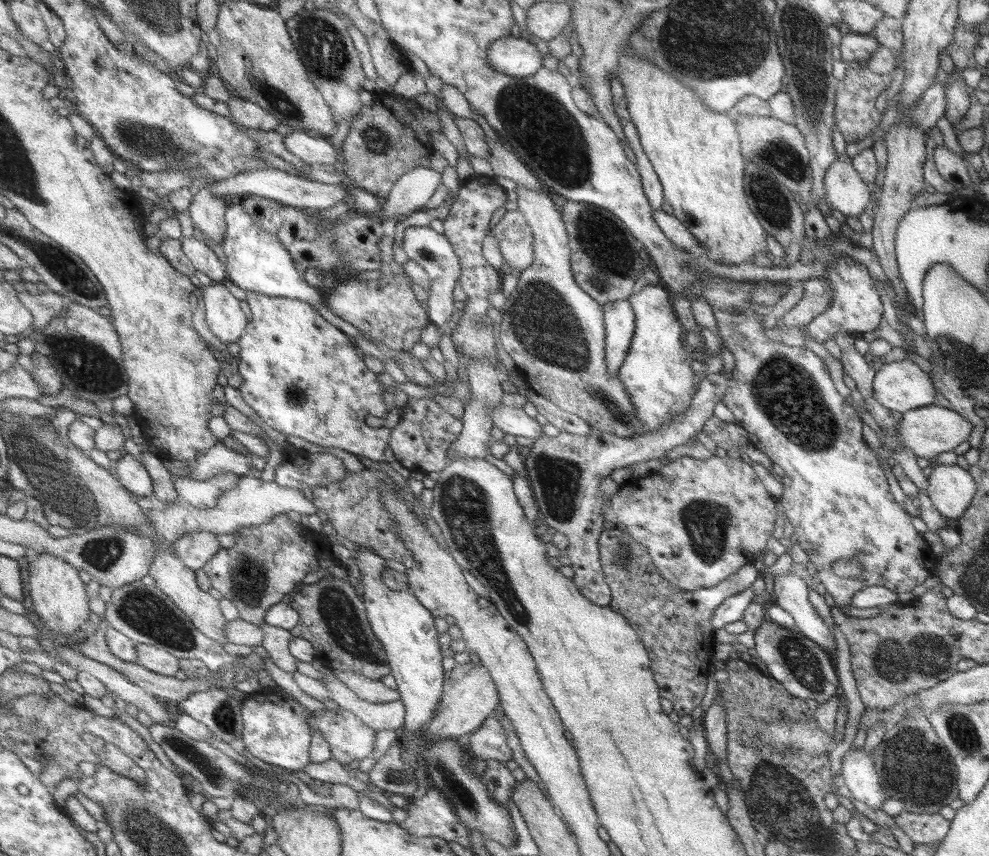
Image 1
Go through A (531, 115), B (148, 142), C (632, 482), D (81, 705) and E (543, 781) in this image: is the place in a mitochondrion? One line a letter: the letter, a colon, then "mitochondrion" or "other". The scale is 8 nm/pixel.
A: mitochondrion
B: mitochondrion
C: other
D: other
E: other

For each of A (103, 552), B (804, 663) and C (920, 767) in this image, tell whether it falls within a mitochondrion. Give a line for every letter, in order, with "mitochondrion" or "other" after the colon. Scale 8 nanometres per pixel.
A: mitochondrion
B: mitochondrion
C: mitochondrion

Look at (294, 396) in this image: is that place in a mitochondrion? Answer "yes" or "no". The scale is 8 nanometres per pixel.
yes

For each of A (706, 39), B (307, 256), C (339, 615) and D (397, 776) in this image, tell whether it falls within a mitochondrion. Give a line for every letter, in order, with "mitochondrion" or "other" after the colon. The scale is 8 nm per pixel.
A: mitochondrion
B: other
C: mitochondrion
D: mitochondrion

